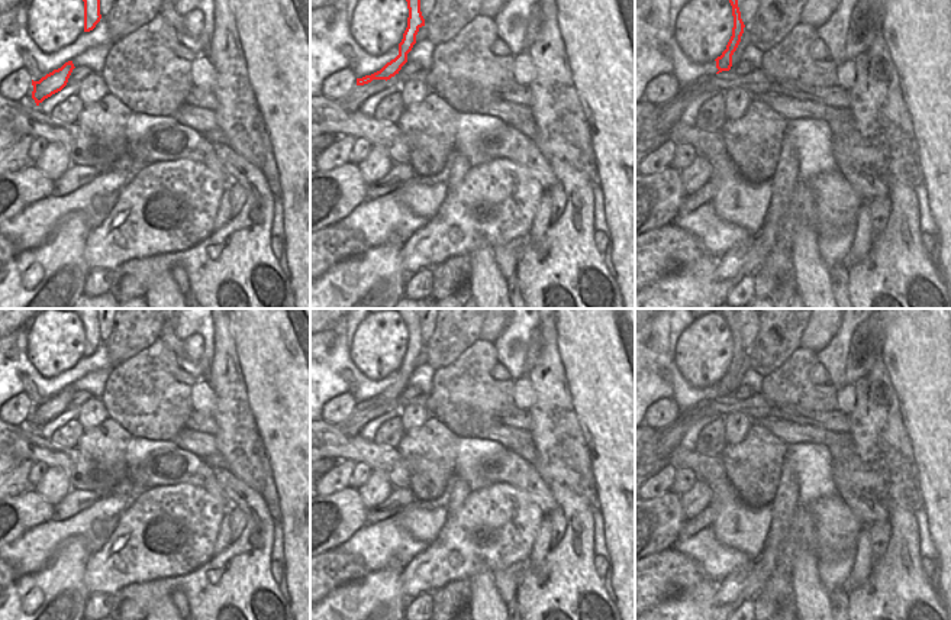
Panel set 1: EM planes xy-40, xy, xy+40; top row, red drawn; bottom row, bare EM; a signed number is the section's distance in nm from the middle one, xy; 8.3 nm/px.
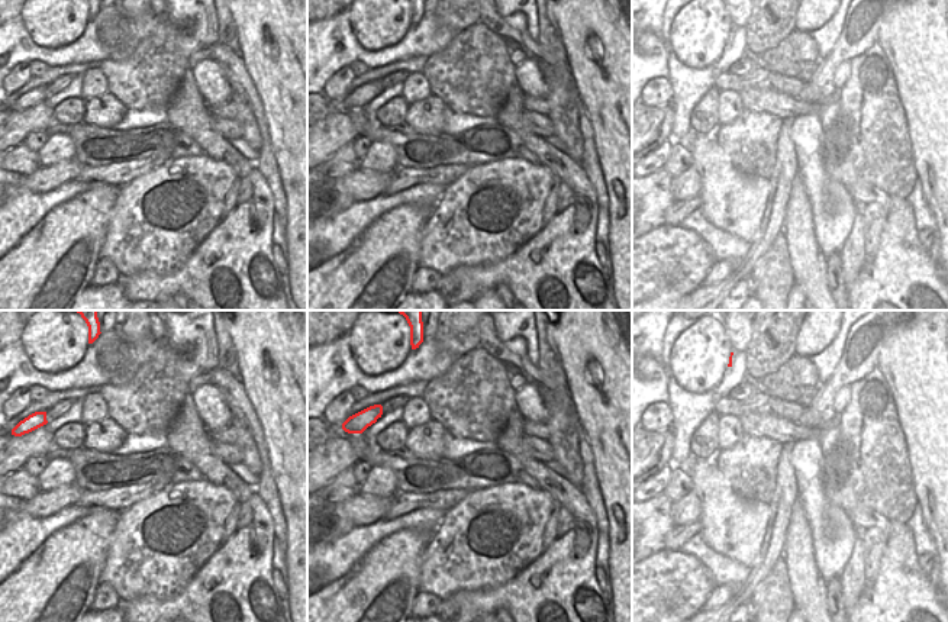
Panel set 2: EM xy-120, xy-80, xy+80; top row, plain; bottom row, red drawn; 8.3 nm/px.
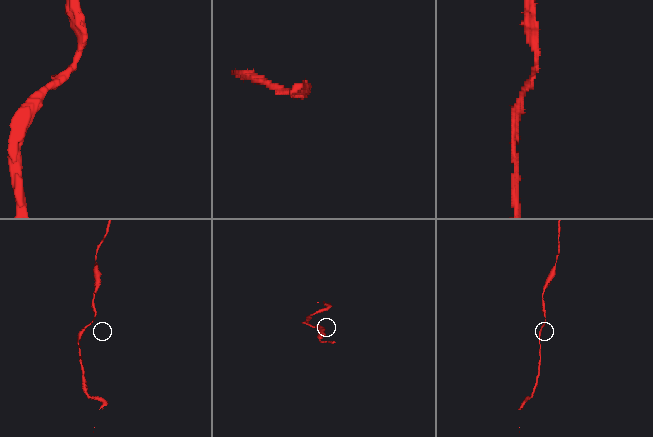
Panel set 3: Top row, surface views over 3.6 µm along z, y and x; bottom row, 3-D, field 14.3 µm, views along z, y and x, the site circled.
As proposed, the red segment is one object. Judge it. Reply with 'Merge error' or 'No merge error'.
No merge error.

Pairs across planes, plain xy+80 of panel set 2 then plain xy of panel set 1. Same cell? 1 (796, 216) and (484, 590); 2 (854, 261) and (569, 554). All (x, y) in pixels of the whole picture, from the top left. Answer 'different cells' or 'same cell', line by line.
1: same cell
2: different cells

